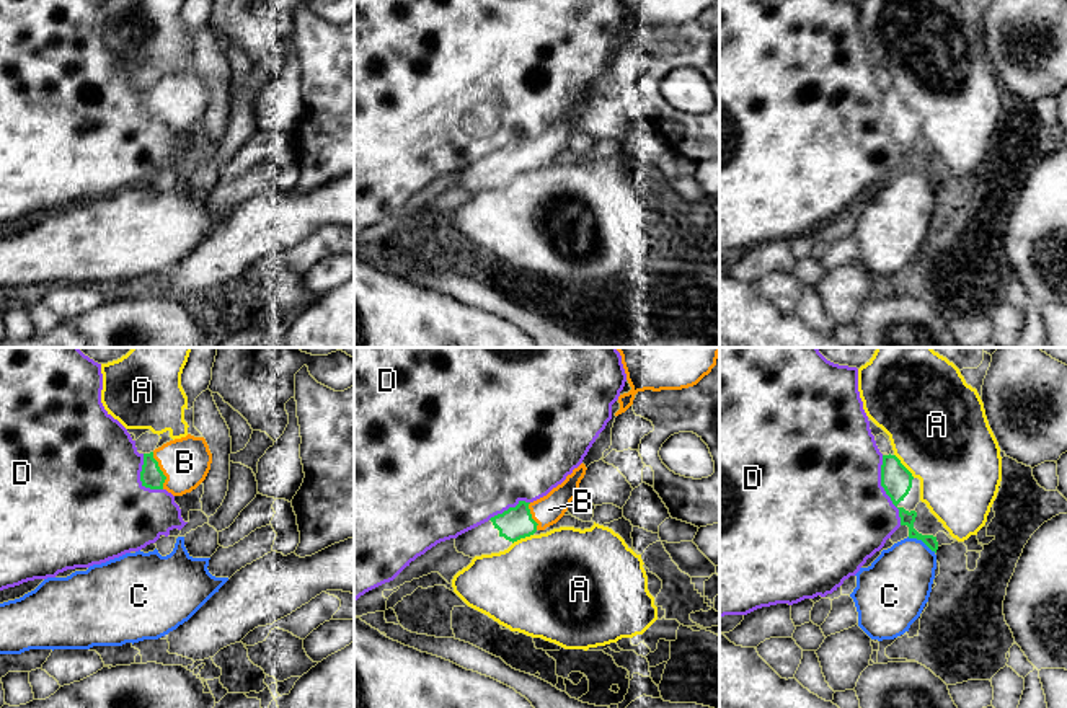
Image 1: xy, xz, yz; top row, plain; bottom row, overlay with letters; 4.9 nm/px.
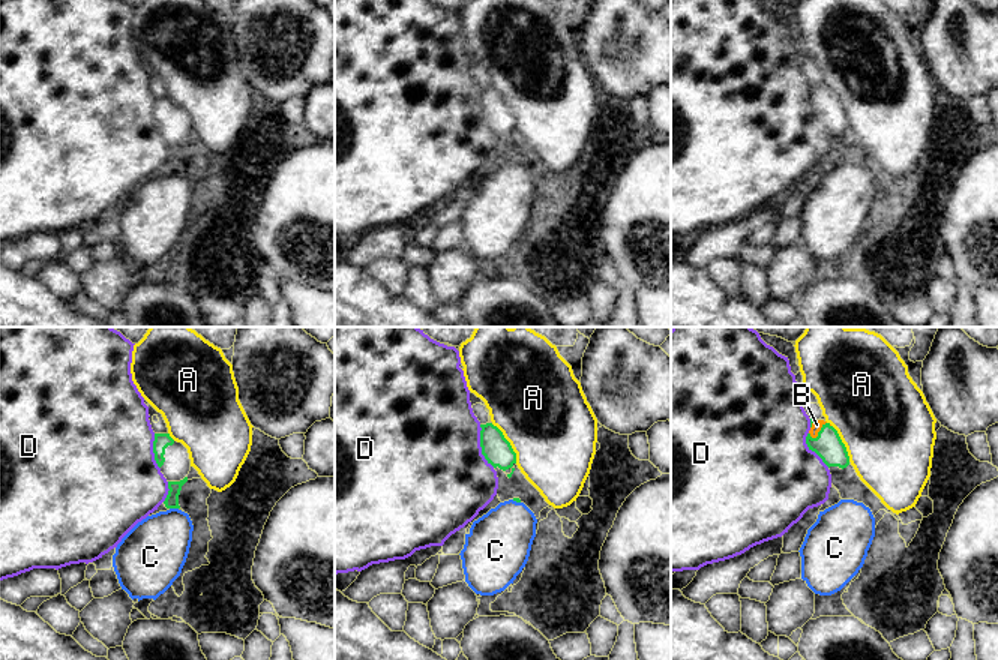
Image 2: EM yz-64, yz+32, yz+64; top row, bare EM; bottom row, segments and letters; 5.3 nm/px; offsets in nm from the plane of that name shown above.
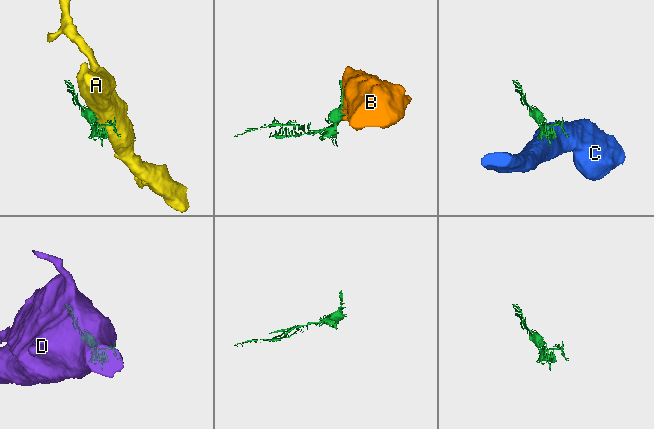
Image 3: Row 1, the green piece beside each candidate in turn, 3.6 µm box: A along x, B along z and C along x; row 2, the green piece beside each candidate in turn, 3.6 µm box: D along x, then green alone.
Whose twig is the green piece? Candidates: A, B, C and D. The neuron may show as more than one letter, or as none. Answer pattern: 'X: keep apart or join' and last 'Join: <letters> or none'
A: keep apart
B: join
C: keep apart
D: keep apart
Join: B

